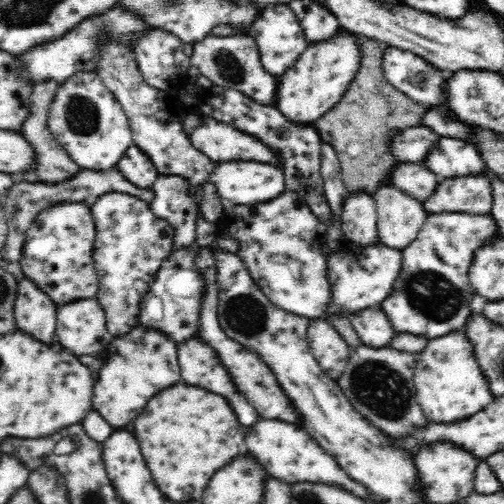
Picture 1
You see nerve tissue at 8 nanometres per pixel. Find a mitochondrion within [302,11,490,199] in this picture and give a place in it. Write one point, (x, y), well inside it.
(421, 78)

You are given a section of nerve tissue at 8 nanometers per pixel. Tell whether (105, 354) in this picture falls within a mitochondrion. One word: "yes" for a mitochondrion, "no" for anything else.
no

